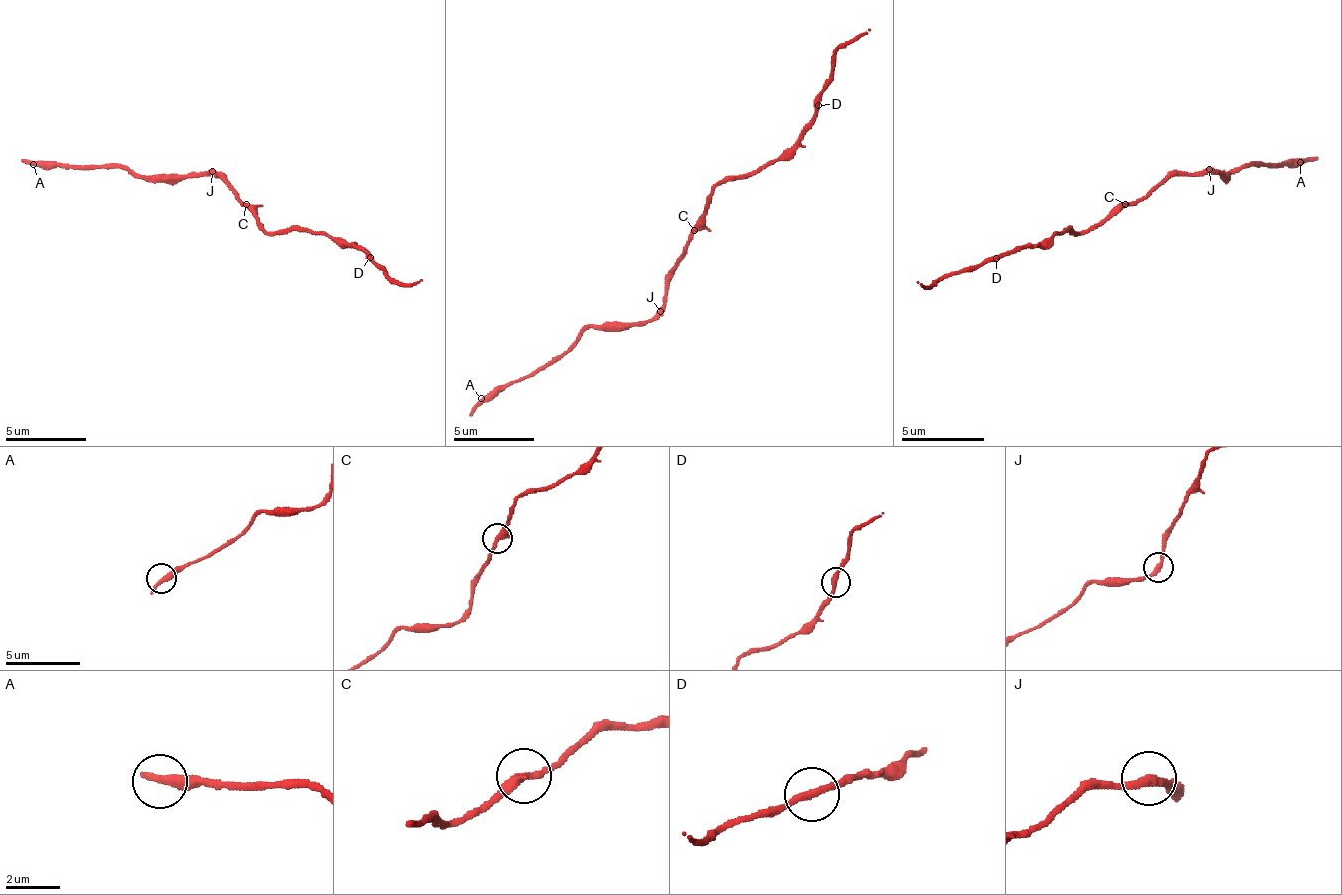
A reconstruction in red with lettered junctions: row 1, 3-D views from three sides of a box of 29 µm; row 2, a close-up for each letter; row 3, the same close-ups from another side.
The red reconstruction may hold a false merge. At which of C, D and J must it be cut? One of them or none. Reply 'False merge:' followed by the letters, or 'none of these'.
False merge: none of these

